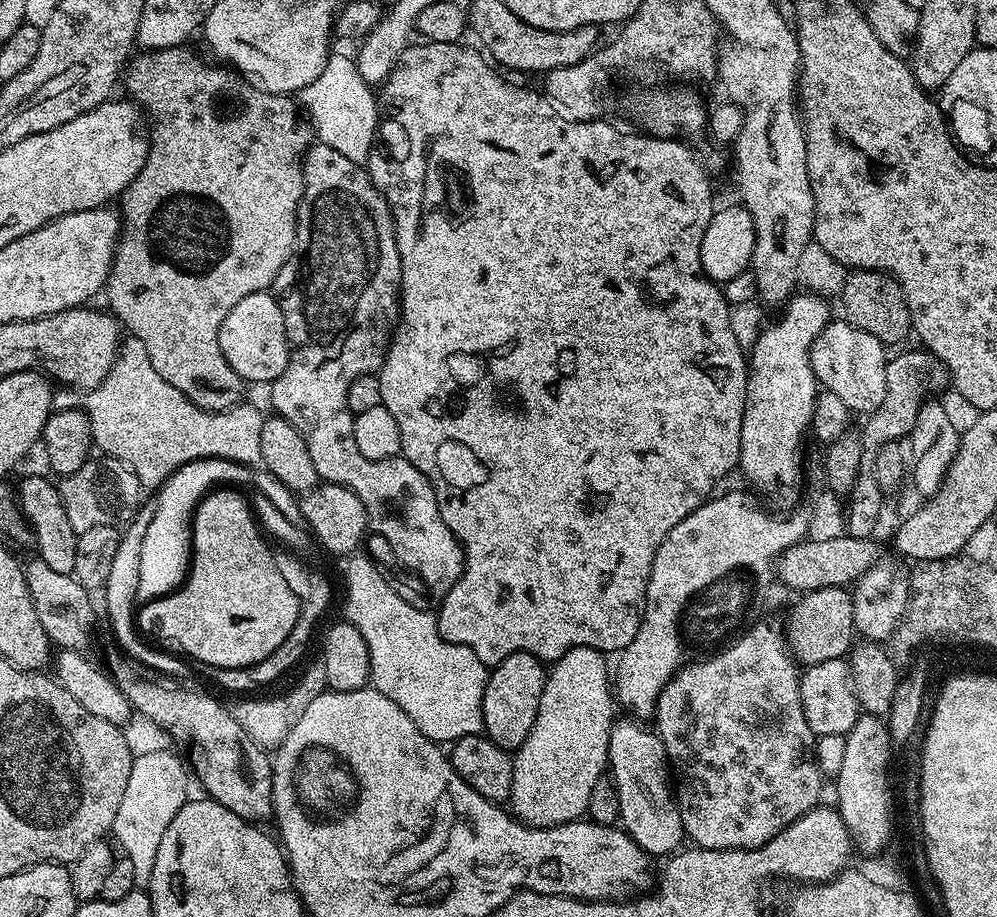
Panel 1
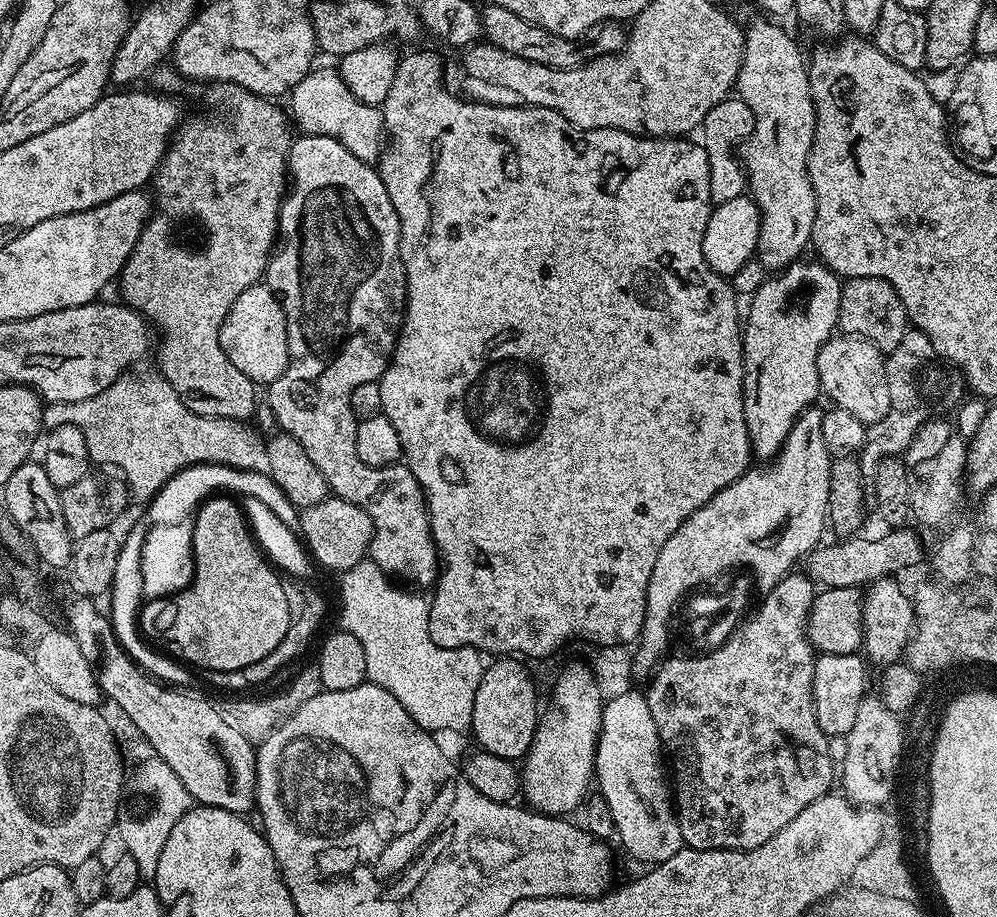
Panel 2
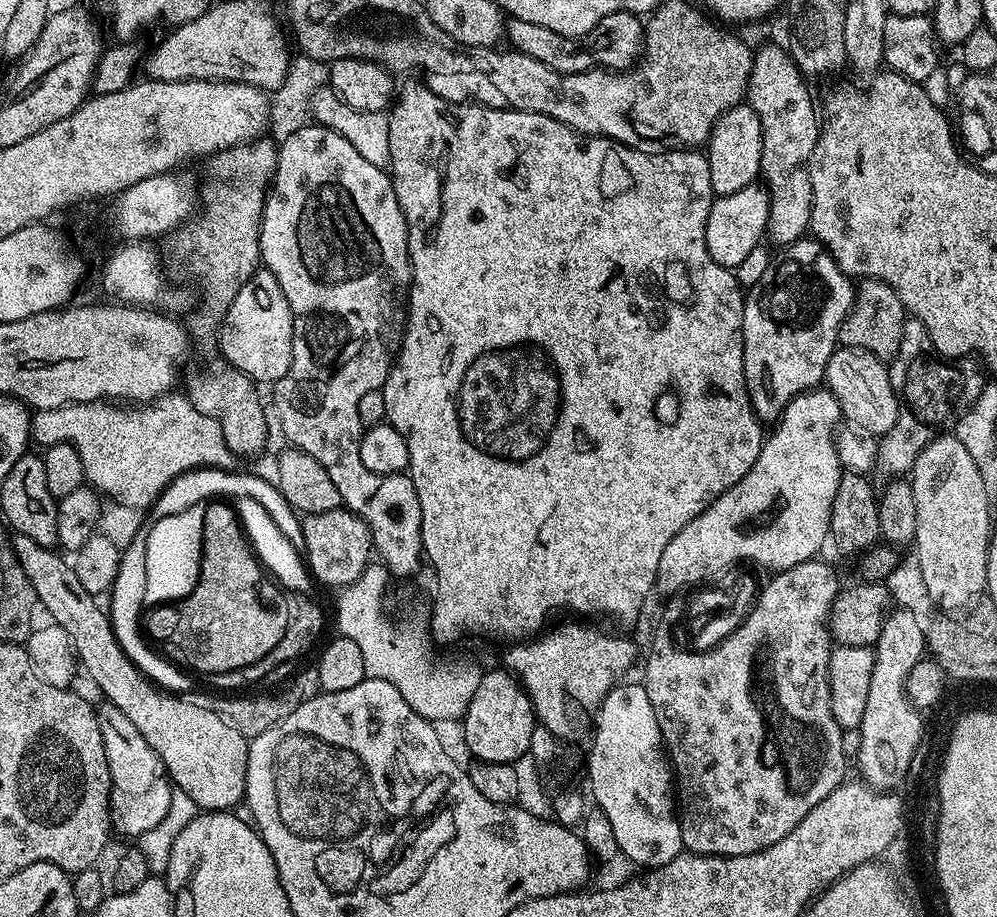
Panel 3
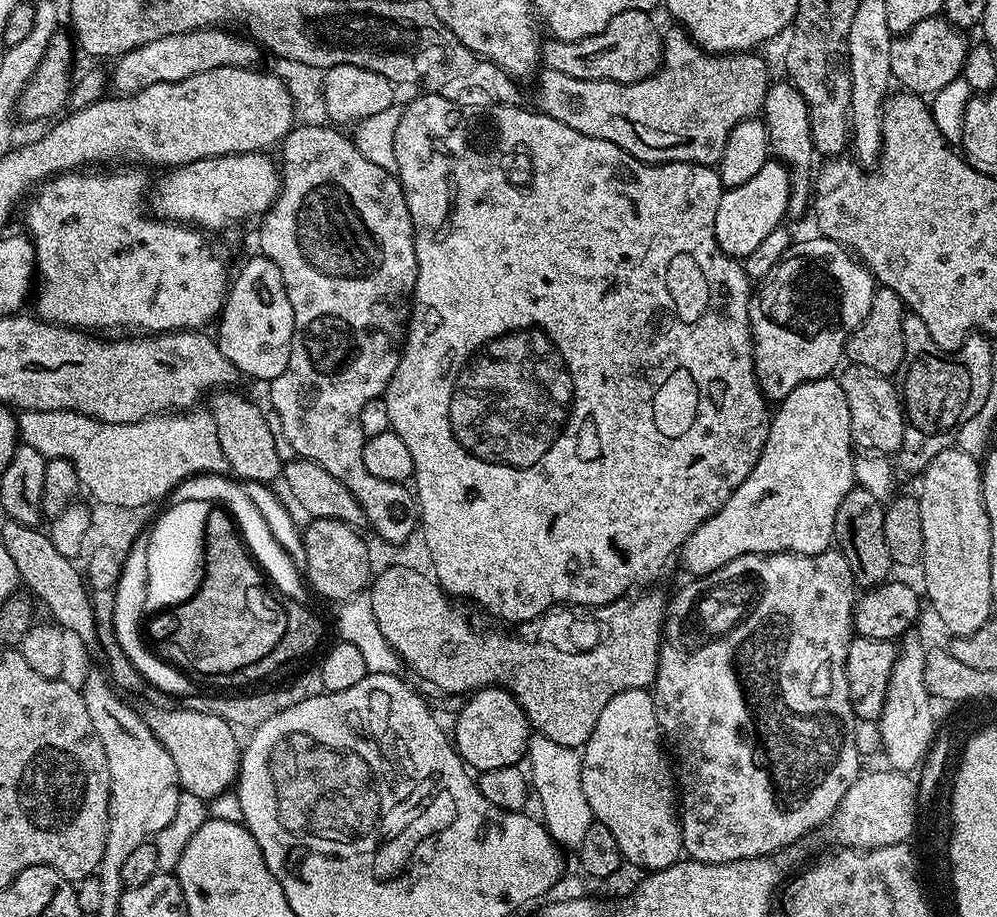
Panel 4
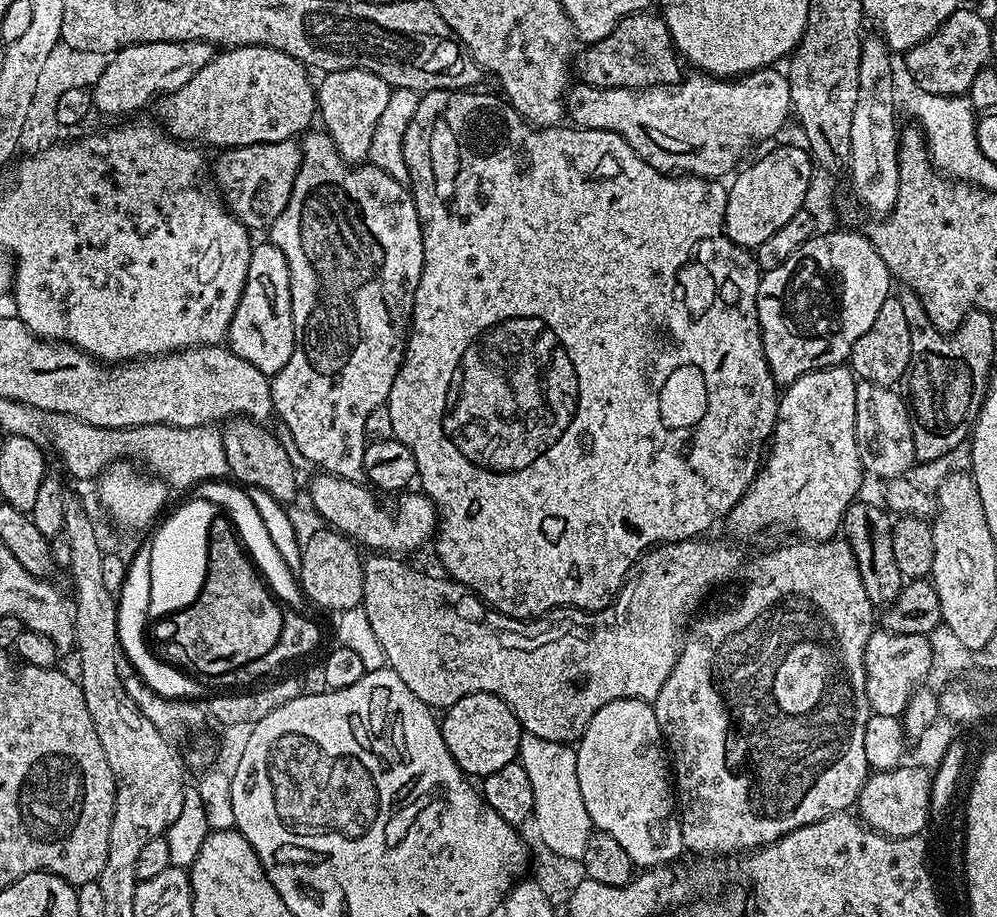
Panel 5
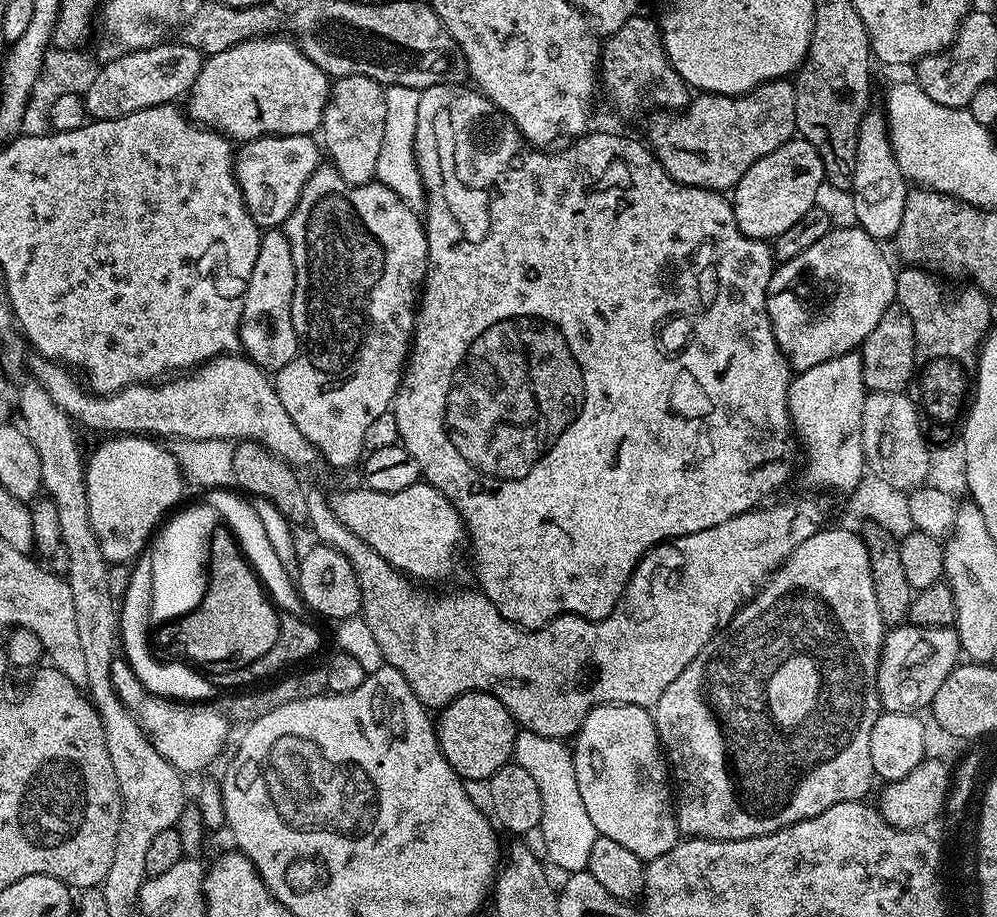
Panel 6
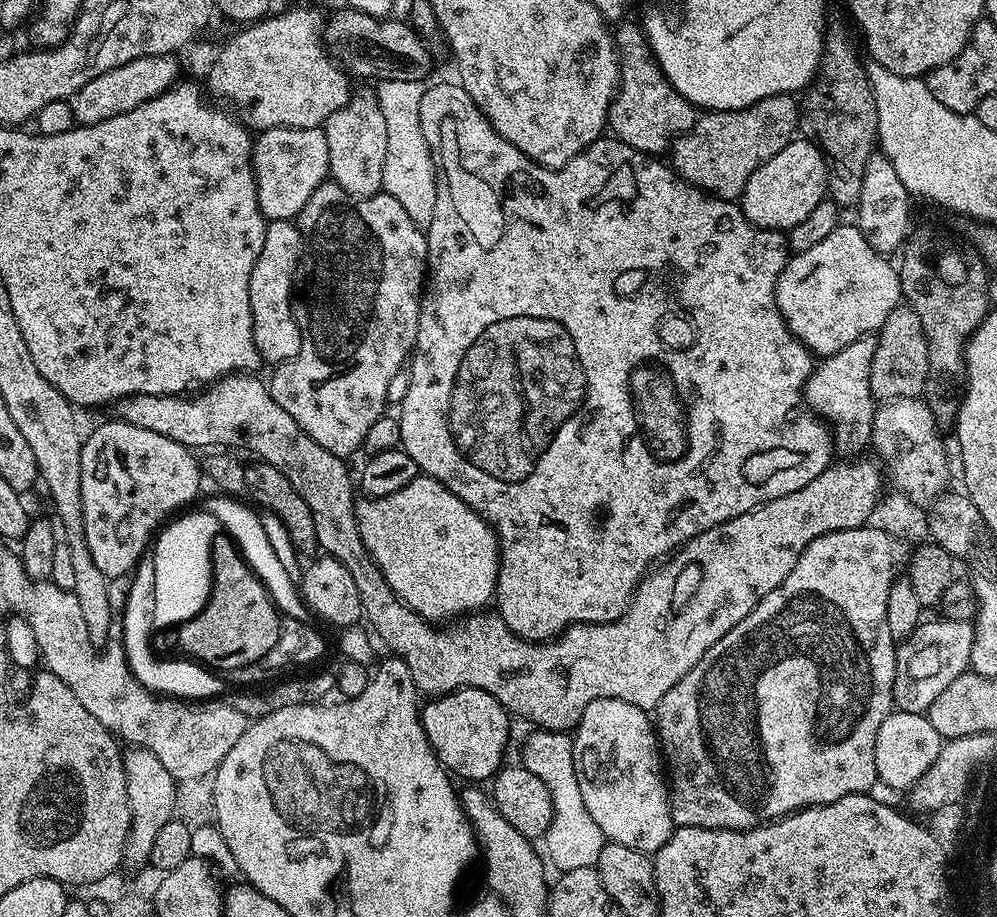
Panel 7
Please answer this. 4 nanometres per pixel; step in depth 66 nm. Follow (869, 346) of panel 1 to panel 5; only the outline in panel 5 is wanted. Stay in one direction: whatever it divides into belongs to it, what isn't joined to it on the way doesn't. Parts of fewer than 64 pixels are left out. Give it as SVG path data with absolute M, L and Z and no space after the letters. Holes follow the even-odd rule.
M860 380L856 386L856 437L860 461L865 473L879 476L884 481L911 473L912 466L917 463L914 417L905 397L900 397L896 391L895 387L884 388L865 380Z

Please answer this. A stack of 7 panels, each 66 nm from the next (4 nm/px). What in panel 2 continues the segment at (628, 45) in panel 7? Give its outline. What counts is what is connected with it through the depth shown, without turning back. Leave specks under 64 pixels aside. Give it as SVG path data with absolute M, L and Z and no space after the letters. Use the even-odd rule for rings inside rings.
M491 3L483 9L480 27L483 39L496 48L506 50L506 54L514 54L518 58L526 58L531 64L541 64L551 68L577 68L579 64L599 56L622 52L626 39L625 25L619 20L603 20L598 26L590 26L590 30L579 39L571 40L565 36L550 34L542 30L542 26L534 26L526 22L526 18L518 18L518 14Z

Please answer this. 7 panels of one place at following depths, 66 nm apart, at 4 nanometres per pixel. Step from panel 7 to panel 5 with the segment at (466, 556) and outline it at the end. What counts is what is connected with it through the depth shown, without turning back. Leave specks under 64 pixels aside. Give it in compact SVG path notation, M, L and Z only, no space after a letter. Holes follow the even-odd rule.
M316 474L308 488L312 508L324 519L323 523L365 549L372 548L368 550L375 550L380 554L408 554L404 552L416 552L427 540L429 543L433 539L438 527L436 507L423 491L412 490L401 495L397 499L401 500L396 504L396 512L383 508L372 495L373 489L359 480L347 480L327 474Z

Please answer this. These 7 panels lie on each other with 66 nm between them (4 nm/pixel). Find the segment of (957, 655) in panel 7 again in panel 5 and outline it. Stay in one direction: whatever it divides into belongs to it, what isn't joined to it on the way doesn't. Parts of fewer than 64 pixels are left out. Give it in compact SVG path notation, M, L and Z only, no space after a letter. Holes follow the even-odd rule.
M873 630L864 651L866 694L873 713L878 716L903 717L904 707L912 693L925 683L927 674L932 669L931 658L931 642L928 636Z

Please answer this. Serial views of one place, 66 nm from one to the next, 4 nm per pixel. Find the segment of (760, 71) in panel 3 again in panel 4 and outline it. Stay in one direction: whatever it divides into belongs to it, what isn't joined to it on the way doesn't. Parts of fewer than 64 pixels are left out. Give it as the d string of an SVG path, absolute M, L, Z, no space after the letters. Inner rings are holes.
M791 82L783 83L778 85L777 88L776 85L769 87L764 99L762 114L766 119L768 142L771 151L783 163L787 164L792 178L792 193L788 199L788 216L794 218L794 216L802 215L807 208L809 211L810 208L810 197L814 192L814 180L810 175L813 168L808 159L814 156L814 149L810 143L810 131L808 129L810 114L808 113L806 102L801 98L795 85Z

